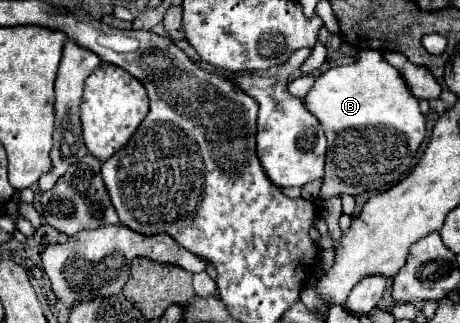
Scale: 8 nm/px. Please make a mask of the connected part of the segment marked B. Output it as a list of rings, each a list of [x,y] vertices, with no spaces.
[[[361,50],[359,60],[351,64],[331,66],[323,72],[311,90],[305,96],[305,108],[321,122],[325,138],[327,138],[327,160],[325,160],[325,176],[321,198],[333,198],[343,194],[363,194],[363,192],[381,192],[387,190],[399,176],[405,176],[413,164],[415,152],[423,142],[427,128],[425,118],[419,112],[419,104],[415,96],[411,96],[407,84],[401,80],[401,74],[387,64],[381,52],[375,50]]]

